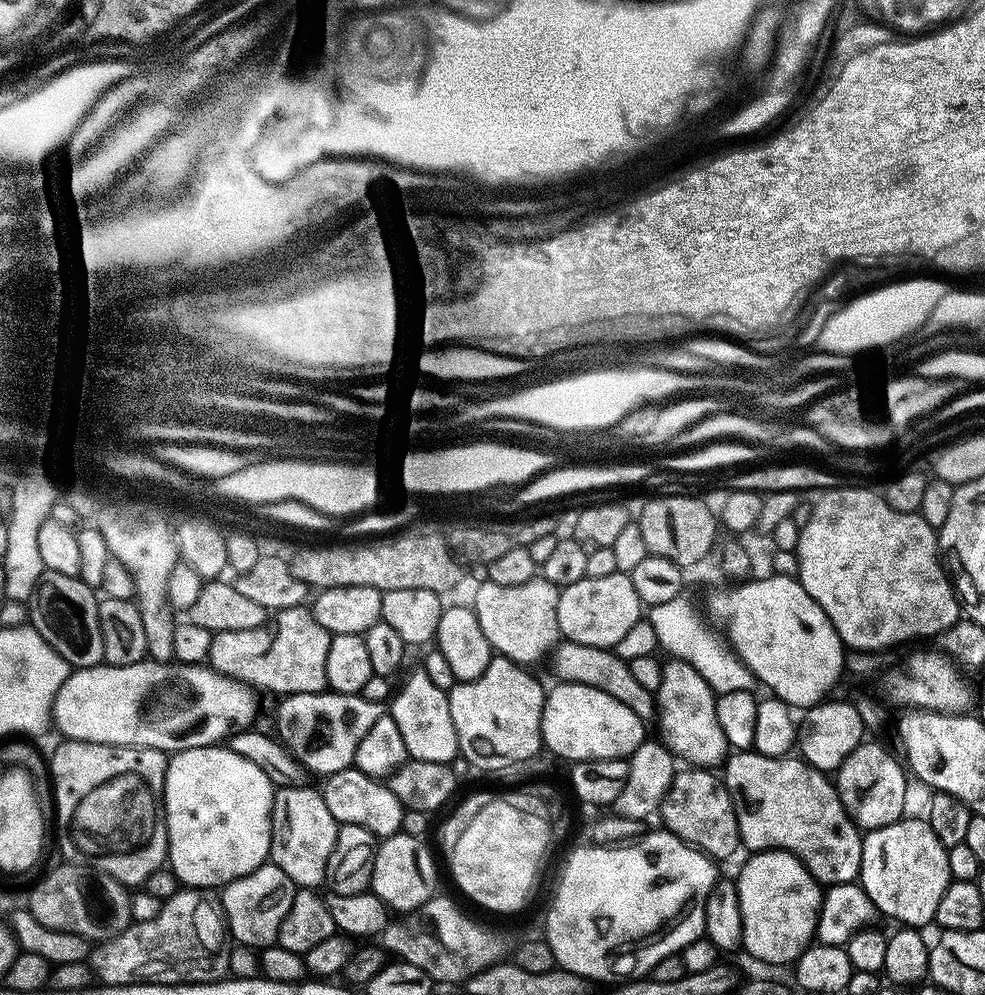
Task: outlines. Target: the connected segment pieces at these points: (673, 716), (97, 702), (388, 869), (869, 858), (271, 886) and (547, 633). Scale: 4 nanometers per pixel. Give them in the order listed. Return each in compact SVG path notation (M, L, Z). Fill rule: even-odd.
M672 658L667 661L669 664L665 663L663 665L662 671L660 673L660 687L656 689L654 693L654 704L658 709L658 720L660 716L660 733L658 733L659 739L662 741L665 748L672 753L673 757L685 760L685 765L694 767L694 768L703 768L705 770L716 770L721 767L727 761L730 755L730 745L726 734L722 734L722 726L718 726L718 714L716 713L716 698L717 693L713 692L712 687L704 681L700 672L694 670L684 659L682 658Z
M145 658L139 660L134 666L118 666L110 668L107 666L97 666L94 668L78 668L69 675L60 688L60 693L56 695L56 701L52 703L52 719L54 728L61 732L61 737L69 740L85 740L95 744L119 744L126 748L156 748L165 754L175 754L187 748L210 748L227 741L230 734L247 729L252 720L252 694L253 689L243 680L236 680L233 676L223 676L221 672L216 672L207 663L203 664L182 664L179 662L165 662L163 660L153 660Z
M402 830L395 836L379 841L374 858L370 890L378 898L382 898L382 902L388 905L393 913L414 912L421 908L427 900L437 895L436 860L426 845L424 840L410 838Z
M901 818L885 828L871 829L863 837L858 883L874 902L881 917L897 920L897 925L917 930L936 919L938 902L954 877L948 851L928 821Z
M271 862L259 864L250 874L246 874L237 880L231 880L228 884L224 885L222 889L222 895L224 895L222 911L231 939L237 945L245 948L263 950L273 947L277 943L276 935L282 926L282 918L286 918L286 910L290 910L290 902L294 902L297 891L298 889L293 884L292 879L286 874L282 874L280 867Z
M532 579L520 586L498 586L487 582L476 592L474 611L482 626L482 634L499 655L517 662L528 662L542 655L560 636L558 598L560 589L549 580Z

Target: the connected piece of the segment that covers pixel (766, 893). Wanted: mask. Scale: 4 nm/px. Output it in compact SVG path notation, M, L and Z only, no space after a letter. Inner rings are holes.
M769 850L747 858L749 860L745 862L740 876L735 877L744 927L743 951L748 951L754 959L765 960L768 964L791 965L809 948L816 936L816 924L820 921L821 885L805 870L804 863L788 852Z

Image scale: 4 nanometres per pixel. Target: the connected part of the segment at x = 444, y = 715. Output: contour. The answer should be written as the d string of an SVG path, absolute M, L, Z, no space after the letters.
M416 670L401 686L400 693L391 697L391 702L390 715L398 726L398 734L402 734L402 742L406 742L406 750L411 759L452 764L460 756L454 718L450 718L448 693L438 690L438 686L434 686L434 682L430 682L422 670Z

